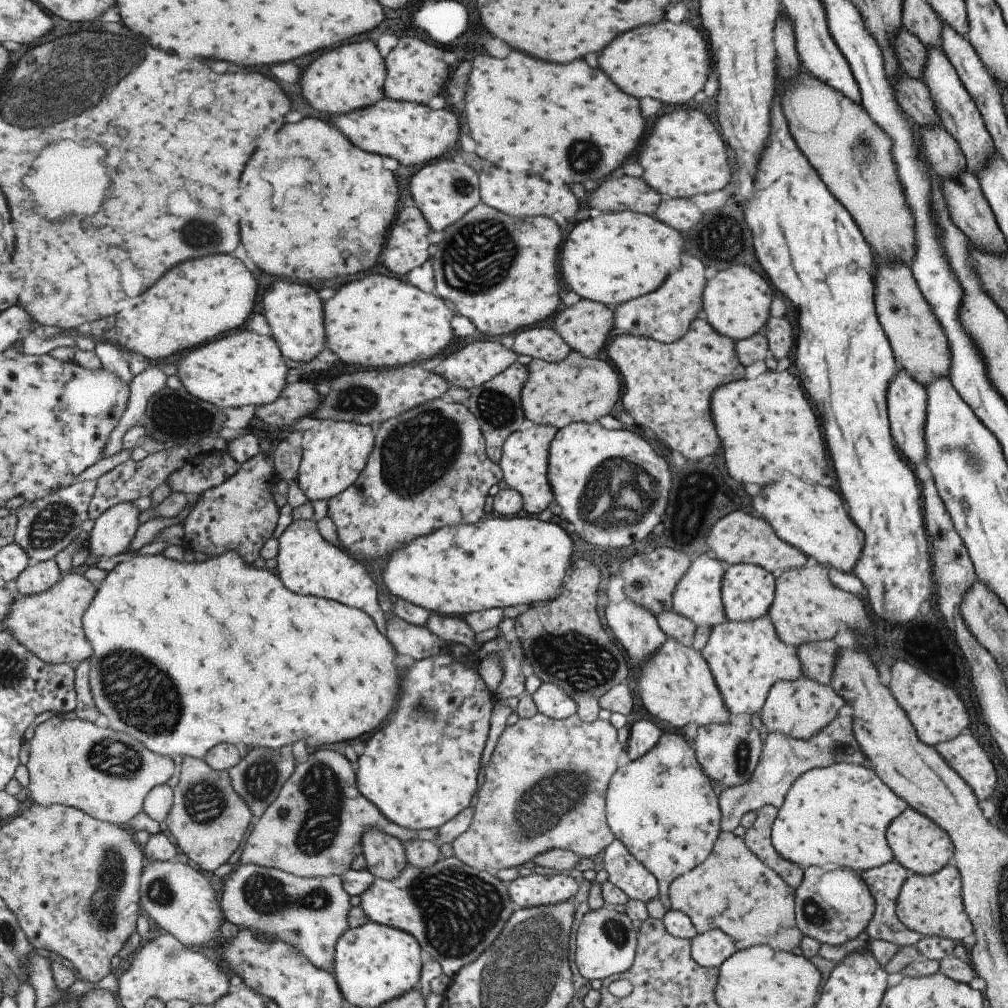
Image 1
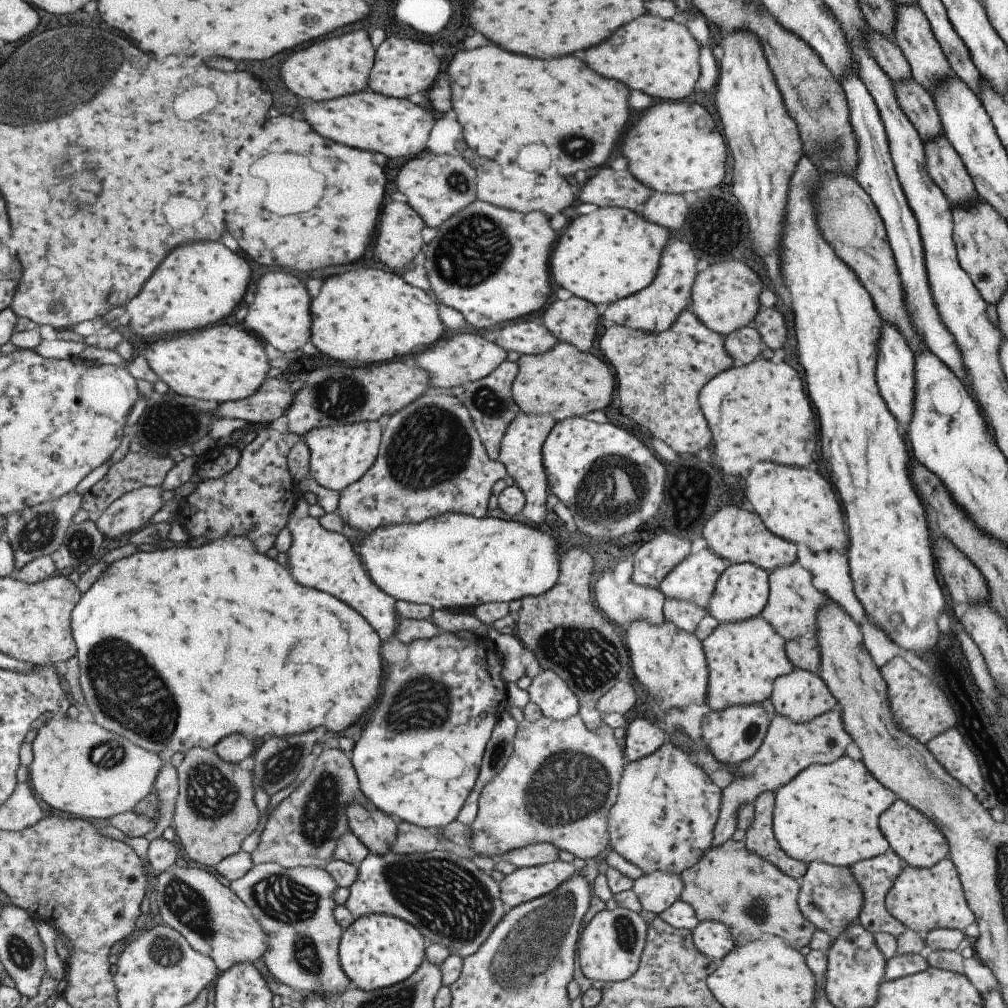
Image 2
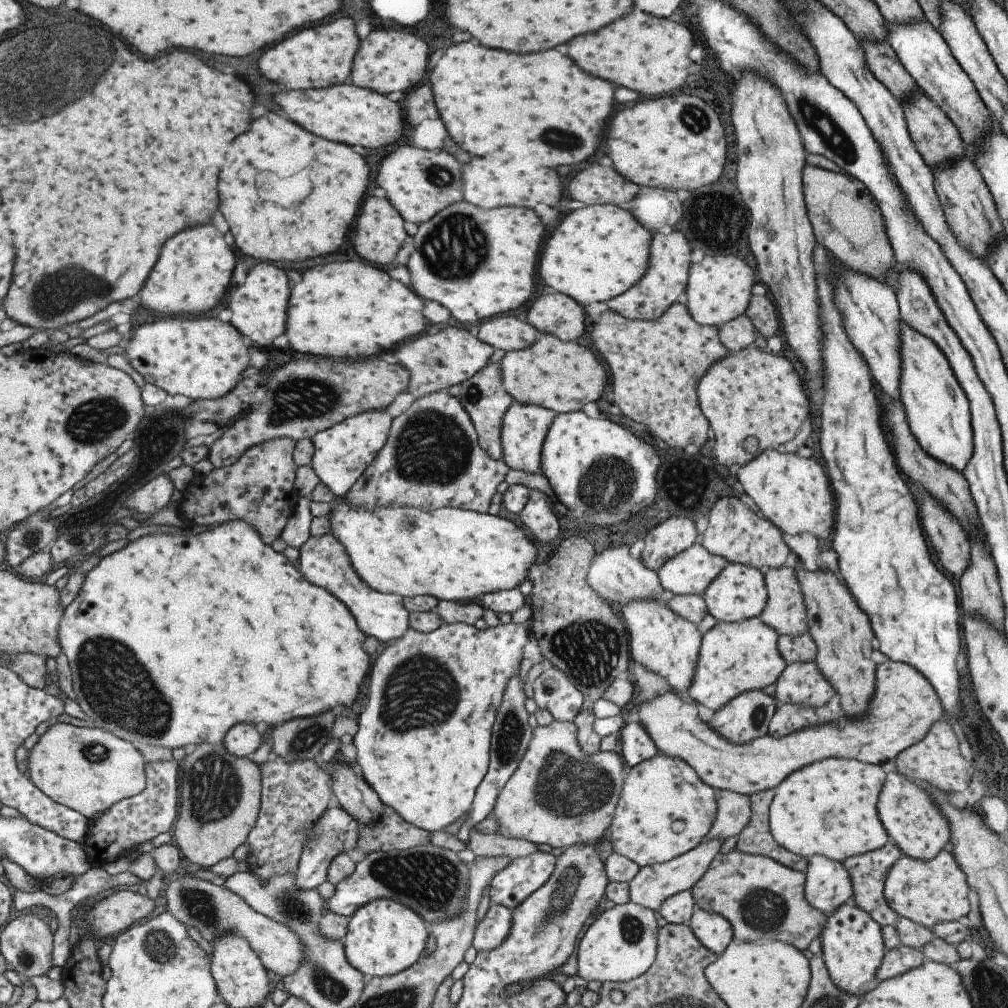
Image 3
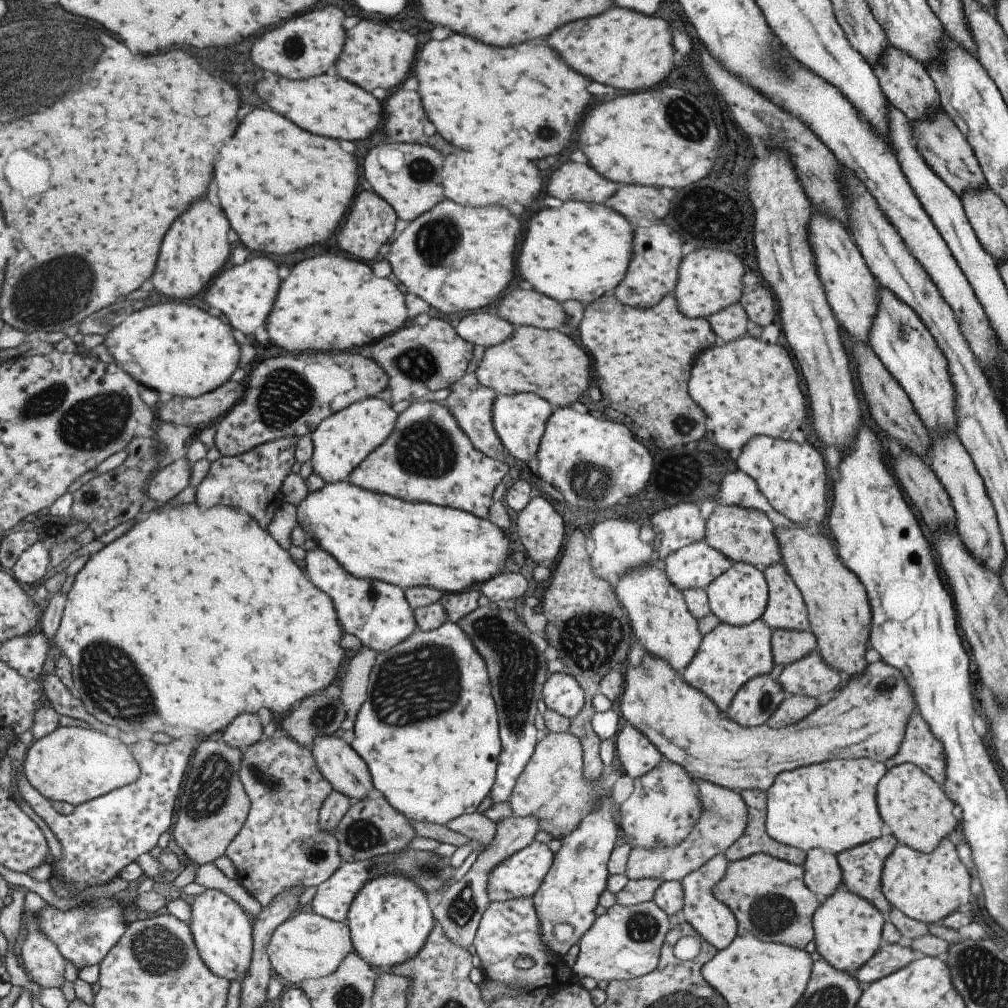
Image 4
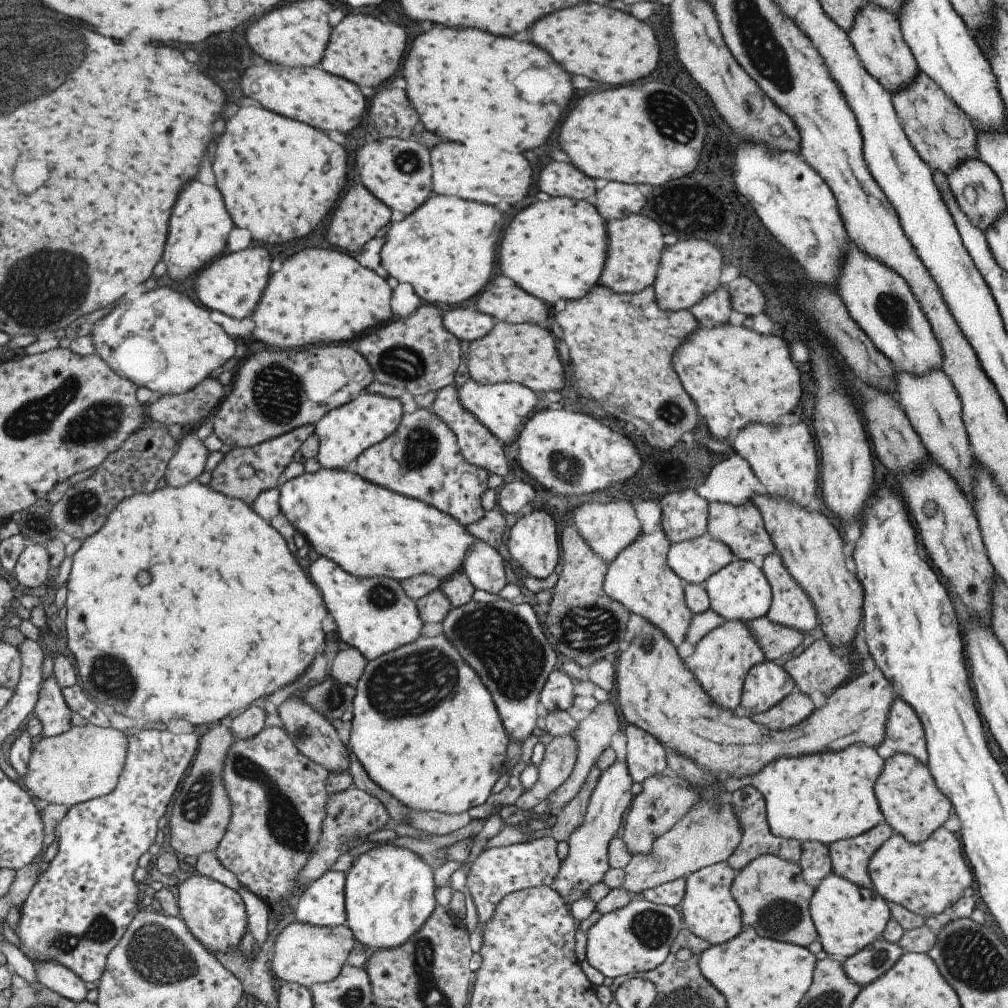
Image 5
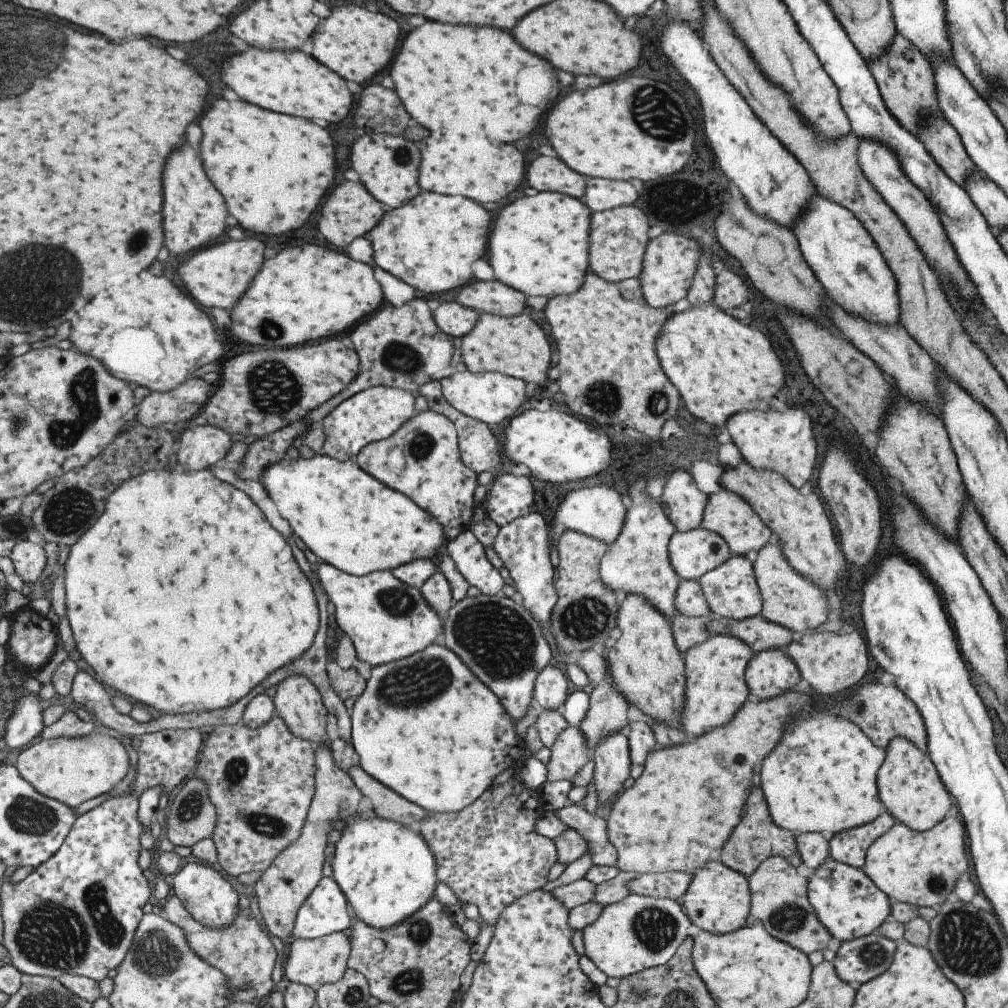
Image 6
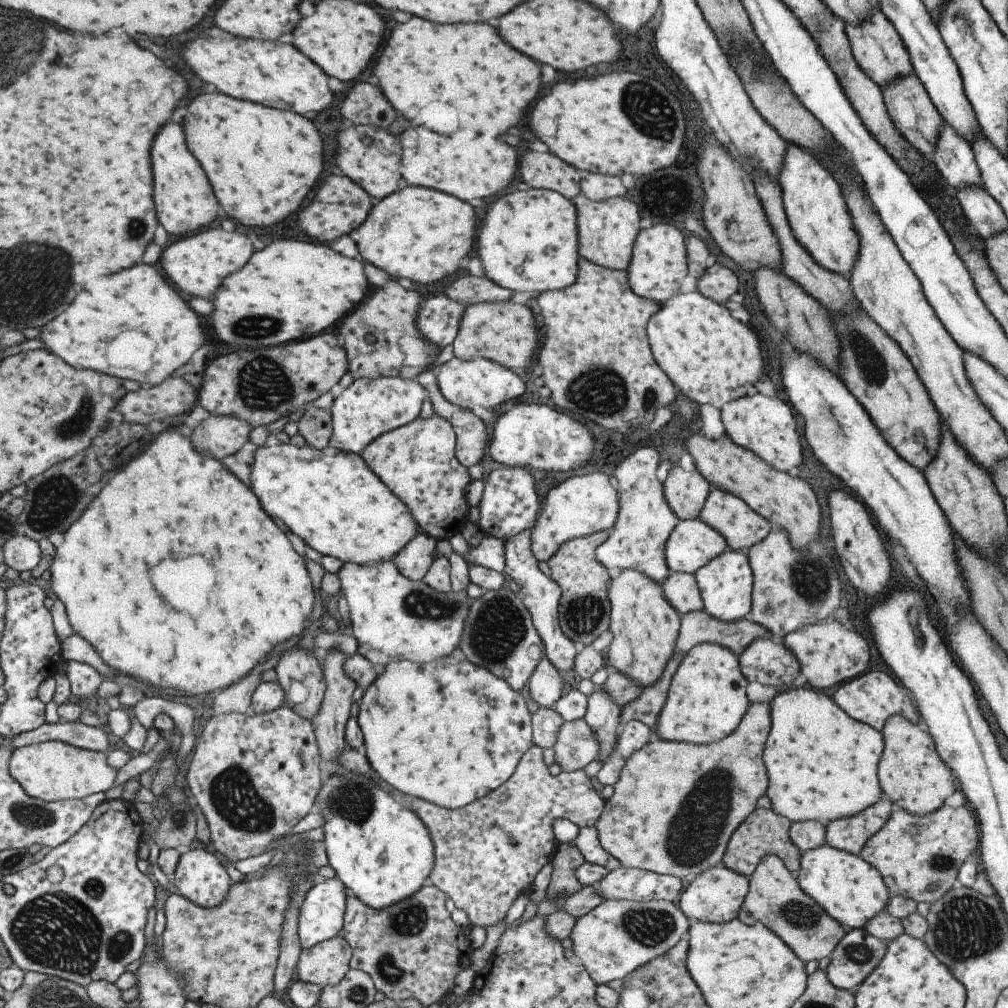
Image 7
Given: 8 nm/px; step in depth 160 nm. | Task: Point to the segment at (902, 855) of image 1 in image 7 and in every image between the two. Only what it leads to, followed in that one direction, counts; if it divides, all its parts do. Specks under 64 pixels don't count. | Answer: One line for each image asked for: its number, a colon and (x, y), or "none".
2: (916, 841)
3: (912, 822)
4: (915, 811)
5: (911, 804)
6: (908, 787)
7: (911, 776)

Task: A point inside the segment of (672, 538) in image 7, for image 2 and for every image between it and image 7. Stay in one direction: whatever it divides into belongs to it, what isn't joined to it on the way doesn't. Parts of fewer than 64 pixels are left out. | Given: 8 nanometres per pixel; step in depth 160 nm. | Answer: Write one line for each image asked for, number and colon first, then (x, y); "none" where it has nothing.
2: (692, 579)
3: (688, 573)
4: (694, 566)
5: (692, 561)
6: (692, 553)

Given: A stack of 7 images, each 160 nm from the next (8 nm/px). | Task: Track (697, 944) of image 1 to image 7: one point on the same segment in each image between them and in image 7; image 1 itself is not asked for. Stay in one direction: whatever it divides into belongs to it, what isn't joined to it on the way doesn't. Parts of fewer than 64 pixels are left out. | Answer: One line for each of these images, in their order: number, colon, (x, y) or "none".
2: (712, 939)
3: (712, 930)
4: (713, 921)
5: (709, 912)
6: (717, 899)
7: (714, 896)

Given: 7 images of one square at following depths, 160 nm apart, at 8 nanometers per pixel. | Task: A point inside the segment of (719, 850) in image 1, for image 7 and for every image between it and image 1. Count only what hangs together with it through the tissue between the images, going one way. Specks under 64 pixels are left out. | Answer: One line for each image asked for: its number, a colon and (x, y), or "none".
2: (729, 885)
3: (762, 899)
4: (767, 896)
5: (773, 898)
6: (778, 900)
7: (774, 898)

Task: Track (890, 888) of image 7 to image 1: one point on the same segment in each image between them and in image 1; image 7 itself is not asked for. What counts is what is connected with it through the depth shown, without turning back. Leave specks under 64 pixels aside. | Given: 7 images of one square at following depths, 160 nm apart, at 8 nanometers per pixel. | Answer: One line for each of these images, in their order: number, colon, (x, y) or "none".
1: (930, 905)
2: (921, 899)
3: (928, 892)
4: (925, 887)
5: (924, 877)
6: (919, 869)

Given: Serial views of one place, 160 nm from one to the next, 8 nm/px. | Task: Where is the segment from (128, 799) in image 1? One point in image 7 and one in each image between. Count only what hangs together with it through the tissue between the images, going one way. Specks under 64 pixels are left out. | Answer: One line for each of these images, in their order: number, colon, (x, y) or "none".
2: (81, 769)
3: (87, 770)
4: (74, 765)
5: (83, 763)
6: (71, 770)
7: (51, 771)

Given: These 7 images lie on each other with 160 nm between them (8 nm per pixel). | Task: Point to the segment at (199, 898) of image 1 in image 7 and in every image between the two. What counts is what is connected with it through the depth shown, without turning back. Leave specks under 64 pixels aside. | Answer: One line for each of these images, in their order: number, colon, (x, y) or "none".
2: (214, 922)
3: (212, 910)
4: (305, 946)
5: (306, 955)
6: (315, 962)
7: (325, 963)

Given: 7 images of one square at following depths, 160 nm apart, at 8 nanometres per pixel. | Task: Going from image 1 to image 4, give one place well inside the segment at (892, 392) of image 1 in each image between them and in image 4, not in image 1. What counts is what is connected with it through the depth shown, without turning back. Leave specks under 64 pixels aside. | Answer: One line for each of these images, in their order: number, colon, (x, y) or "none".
2: (895, 362)
3: (869, 308)
4: (850, 288)

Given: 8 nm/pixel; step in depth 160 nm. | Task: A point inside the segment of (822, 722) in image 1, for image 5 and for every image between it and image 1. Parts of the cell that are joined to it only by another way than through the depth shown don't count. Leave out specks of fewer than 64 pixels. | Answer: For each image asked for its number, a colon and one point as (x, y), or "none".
2: (800, 695)
3: (802, 684)
4: (810, 676)
5: (820, 667)

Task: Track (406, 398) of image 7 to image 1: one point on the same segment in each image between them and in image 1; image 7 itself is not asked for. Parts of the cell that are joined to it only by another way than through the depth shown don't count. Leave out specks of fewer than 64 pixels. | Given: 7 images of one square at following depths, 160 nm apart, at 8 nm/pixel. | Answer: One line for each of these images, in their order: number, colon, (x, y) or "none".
1: (333, 454)
2: (340, 455)
3: (341, 452)
4: (341, 441)
5: (343, 433)
6: (372, 414)

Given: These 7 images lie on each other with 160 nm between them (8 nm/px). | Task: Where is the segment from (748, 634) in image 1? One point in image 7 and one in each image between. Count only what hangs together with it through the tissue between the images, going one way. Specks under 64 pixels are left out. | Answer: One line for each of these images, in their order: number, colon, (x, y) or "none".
2: (743, 659)
3: (733, 658)
4: (729, 656)
5: (720, 661)
6: (715, 688)
7: (705, 700)

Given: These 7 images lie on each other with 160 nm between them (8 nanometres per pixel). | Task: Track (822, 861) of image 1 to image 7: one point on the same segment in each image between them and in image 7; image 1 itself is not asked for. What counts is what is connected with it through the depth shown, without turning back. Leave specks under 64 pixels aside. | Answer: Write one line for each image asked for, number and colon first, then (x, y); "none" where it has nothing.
2: (828, 813)
3: (828, 808)
4: (831, 806)
5: (823, 798)
6: (820, 777)
7: (820, 764)

